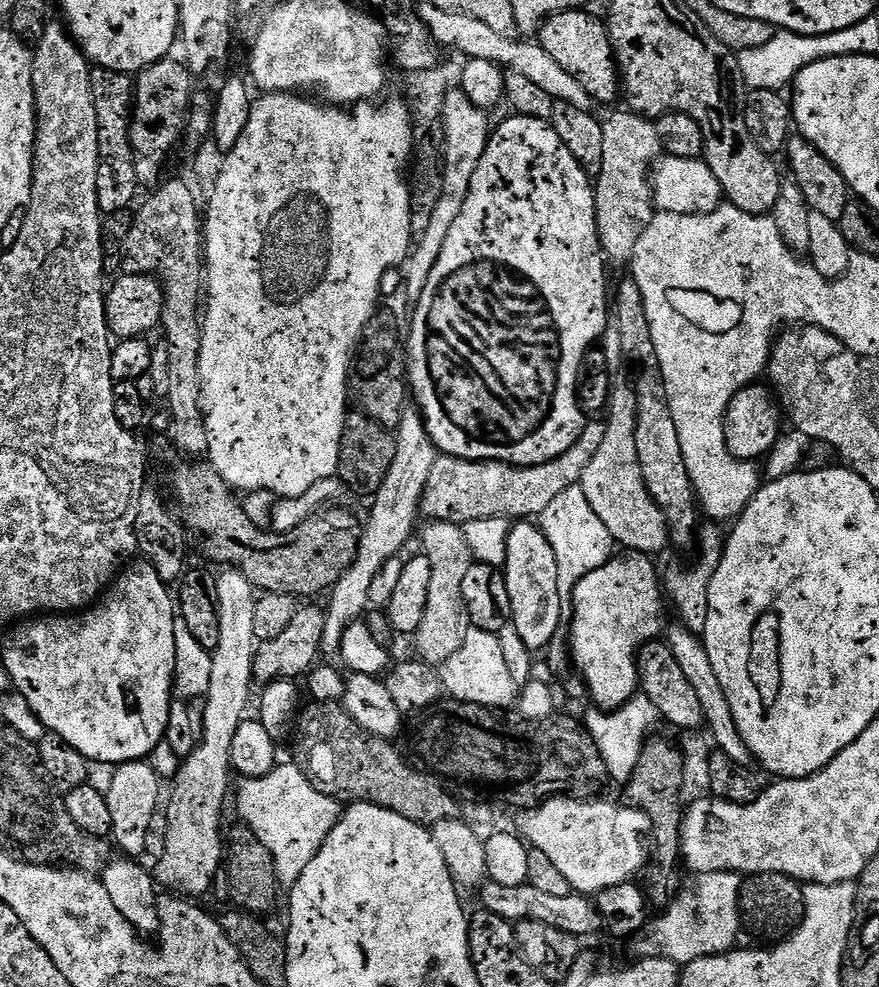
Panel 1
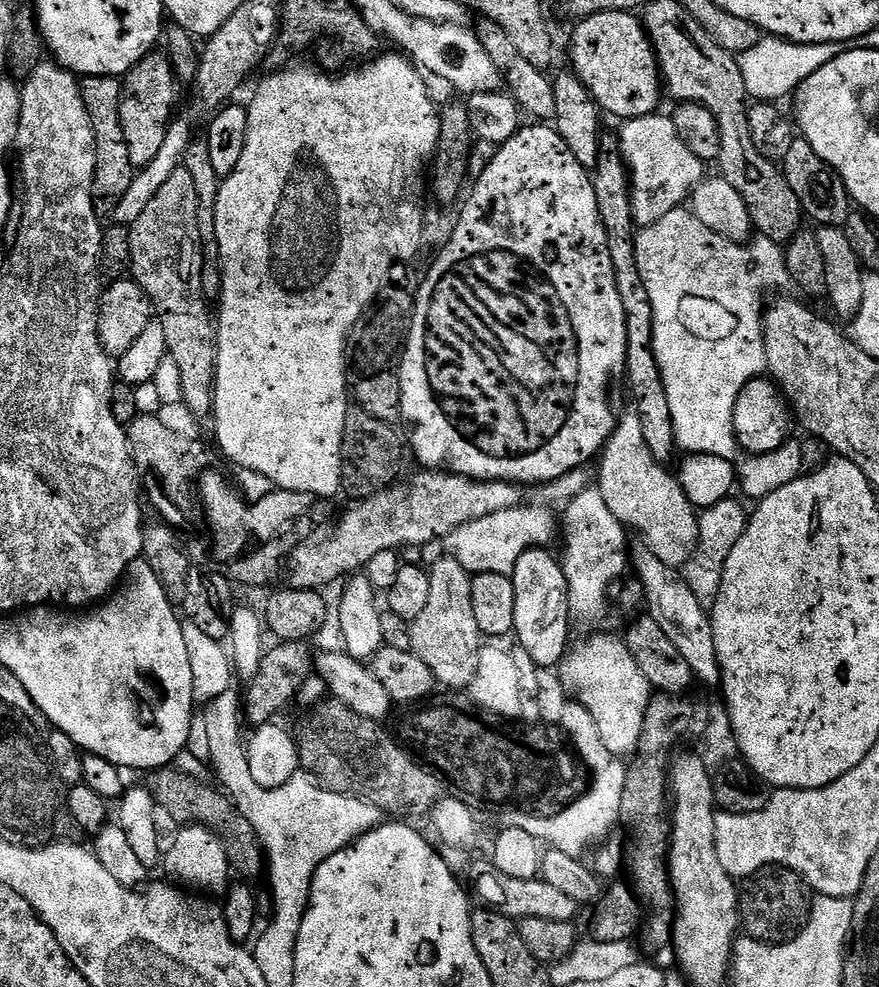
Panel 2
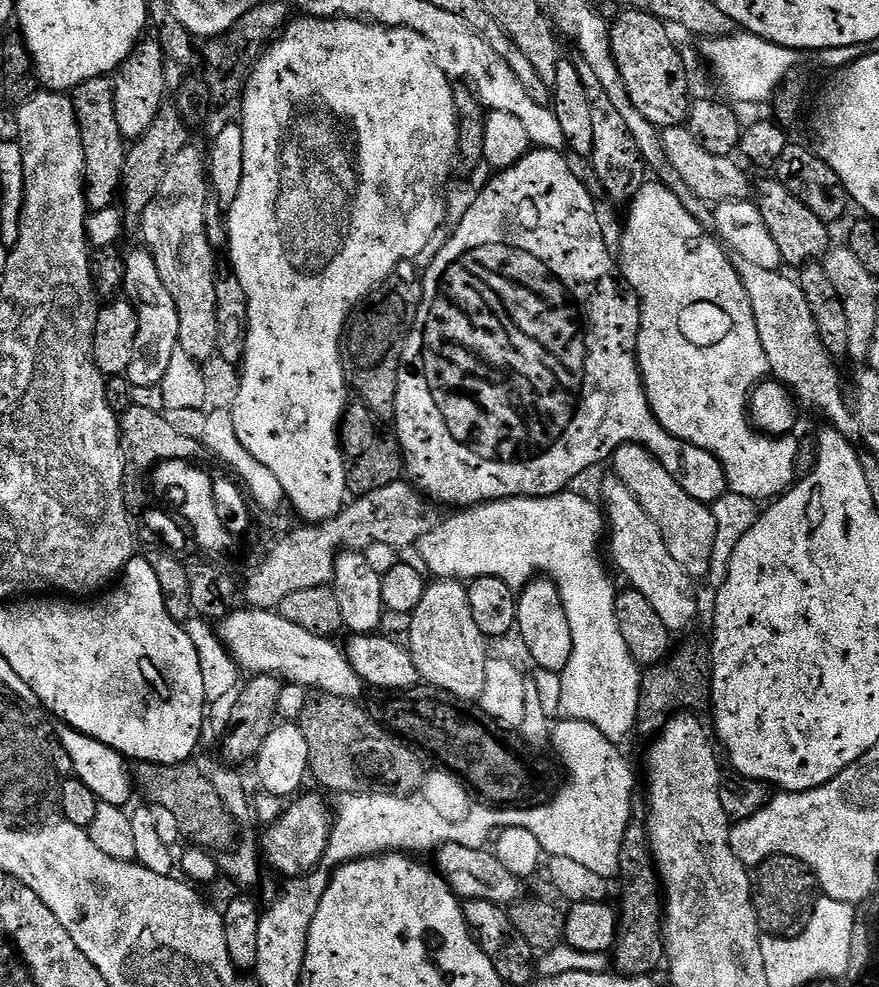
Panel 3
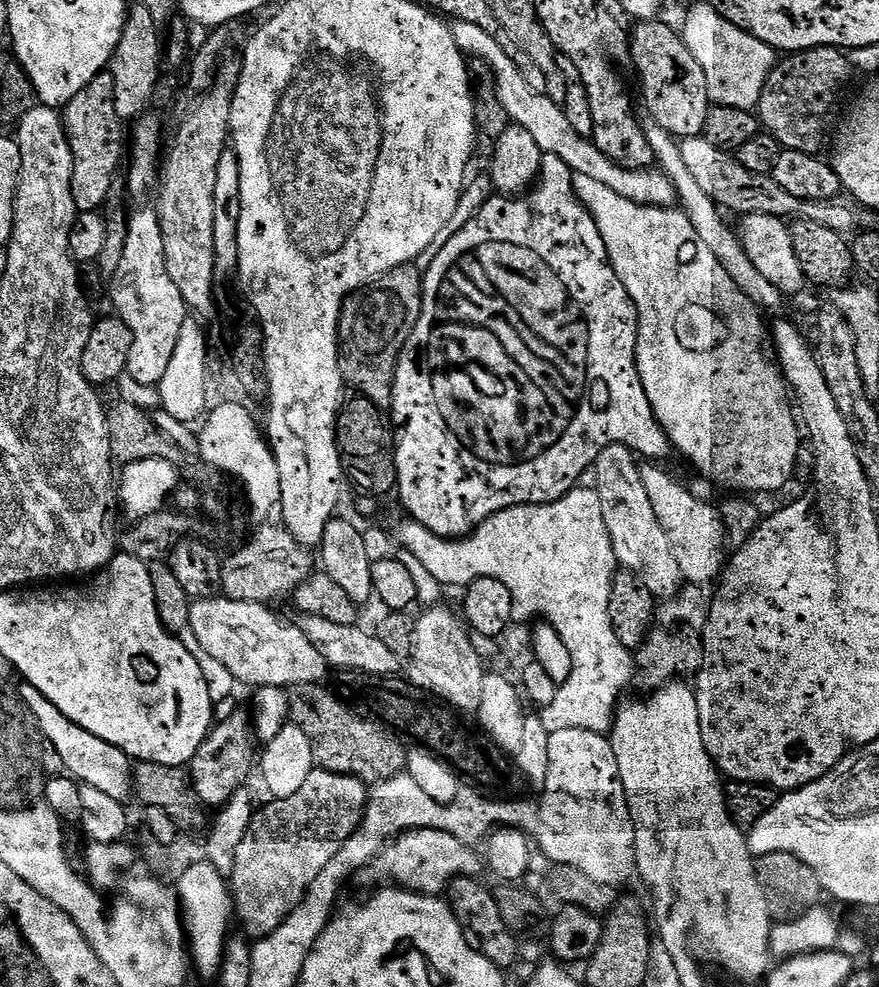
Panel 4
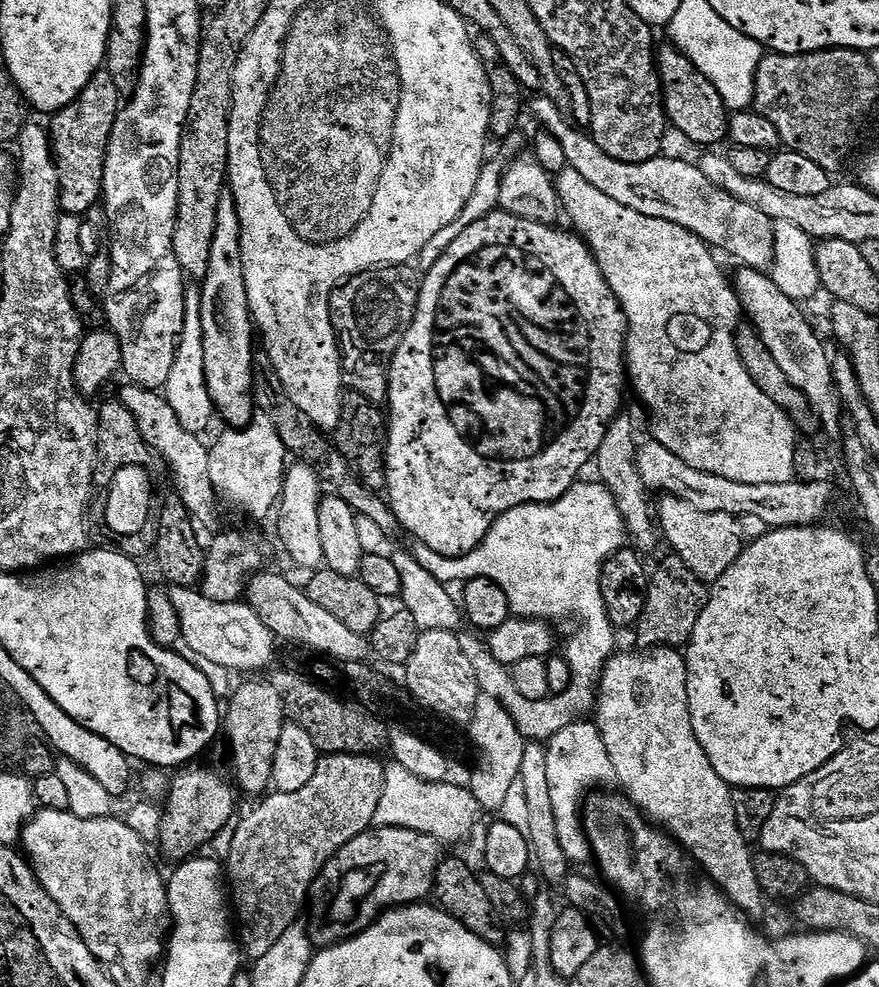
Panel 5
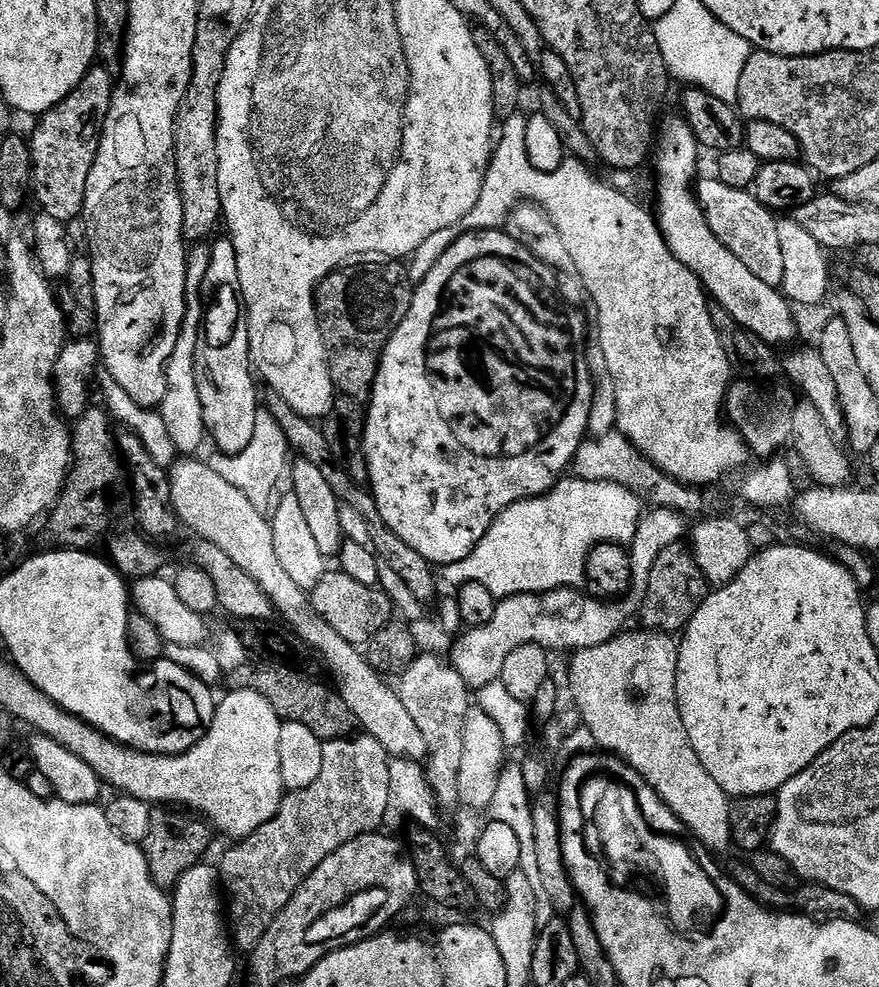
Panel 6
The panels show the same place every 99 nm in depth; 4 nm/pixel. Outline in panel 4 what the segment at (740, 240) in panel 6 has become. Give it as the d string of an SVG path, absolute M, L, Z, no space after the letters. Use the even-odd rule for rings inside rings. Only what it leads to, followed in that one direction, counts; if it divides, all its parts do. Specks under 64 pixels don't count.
M461 20L455 21L451 29L454 42L461 52L469 57L477 56L492 67L490 76L496 81L496 96L502 102L509 121L515 127L527 130L534 137L534 142L538 142L543 155L562 158L562 162L566 162L566 166L572 173L586 174L589 178L602 182L602 186L610 186L614 194L622 194L622 198L630 198L630 202L635 204L652 204L655 208L670 208L677 203L676 186L667 174L655 167L630 169L618 166L613 160L606 158L606 154L602 154L602 150L598 150L598 146L592 143L591 139L578 134L574 127L570 126L561 105L554 103L547 94L535 92L530 90L530 86L526 86L526 78L522 78L518 66L514 66L506 50L502 50L502 46L498 46L498 42L494 42L494 38L486 34L486 30Z

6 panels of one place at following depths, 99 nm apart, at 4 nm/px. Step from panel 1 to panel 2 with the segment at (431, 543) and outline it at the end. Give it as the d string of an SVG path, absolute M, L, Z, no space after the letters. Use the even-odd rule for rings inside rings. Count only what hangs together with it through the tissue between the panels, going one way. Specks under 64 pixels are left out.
M445 558L430 568L428 577L430 598L422 614L411 621L410 650L418 654L426 666L430 666L437 681L445 689L464 690L474 678L482 647L482 633L478 630L478 622L474 622L472 576L456 560Z

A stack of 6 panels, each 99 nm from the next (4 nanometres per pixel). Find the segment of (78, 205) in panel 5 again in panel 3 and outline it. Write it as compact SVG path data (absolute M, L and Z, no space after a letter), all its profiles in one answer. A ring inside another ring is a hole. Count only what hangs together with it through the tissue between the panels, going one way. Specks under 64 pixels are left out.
M108 76L90 78L72 89L70 99L76 111L78 126L82 134L82 146L86 154L84 198L92 212L113 207L117 203L118 193L122 188L126 141L124 135L118 130L118 118L114 118L112 81Z

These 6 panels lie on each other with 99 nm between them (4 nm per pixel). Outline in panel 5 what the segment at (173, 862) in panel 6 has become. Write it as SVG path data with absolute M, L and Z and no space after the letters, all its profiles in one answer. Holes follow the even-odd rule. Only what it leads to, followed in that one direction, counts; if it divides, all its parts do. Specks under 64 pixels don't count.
M189 763L171 777L168 798L162 808L163 820L158 848L172 862L191 860L193 856L203 853L213 843L219 831L234 820L232 815L236 812L237 785L229 777L228 781L218 769L207 768L200 763Z

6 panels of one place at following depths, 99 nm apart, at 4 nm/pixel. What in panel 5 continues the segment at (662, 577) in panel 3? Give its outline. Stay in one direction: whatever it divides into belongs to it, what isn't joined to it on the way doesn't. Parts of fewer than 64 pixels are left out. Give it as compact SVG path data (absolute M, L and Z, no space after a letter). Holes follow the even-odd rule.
M621 414L606 430L606 438L602 438L602 446L598 446L594 457L594 466L598 468L599 481L607 486L618 502L619 512L623 516L625 529L633 547L648 556L657 548L658 542L660 543L660 532L655 521L650 520L650 492L642 482L641 472L637 468L637 447L636 428L627 414Z

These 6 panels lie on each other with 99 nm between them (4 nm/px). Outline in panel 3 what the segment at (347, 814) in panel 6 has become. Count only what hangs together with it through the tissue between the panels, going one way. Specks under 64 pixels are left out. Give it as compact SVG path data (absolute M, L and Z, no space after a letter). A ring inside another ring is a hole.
M304 796L293 799L292 804L281 811L278 819L272 821L263 829L264 837L260 844L264 847L264 856L268 864L276 872L281 872L284 878L306 876L319 865L332 833L333 813L324 805L318 796Z

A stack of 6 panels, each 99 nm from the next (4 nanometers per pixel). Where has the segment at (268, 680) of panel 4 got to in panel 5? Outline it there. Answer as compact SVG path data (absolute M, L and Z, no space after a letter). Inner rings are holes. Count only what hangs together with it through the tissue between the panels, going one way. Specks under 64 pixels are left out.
M173 587L171 594L174 608L178 610L178 616L182 622L183 640L190 644L194 654L200 654L202 658L228 668L232 674L237 674L237 672L259 673L256 672L259 668L266 667L275 658L278 641L273 636L272 631L262 622L262 618L258 618L258 614L252 609L251 604L247 602L237 602L234 604L210 602L210 598L206 598L203 592L196 588Z

